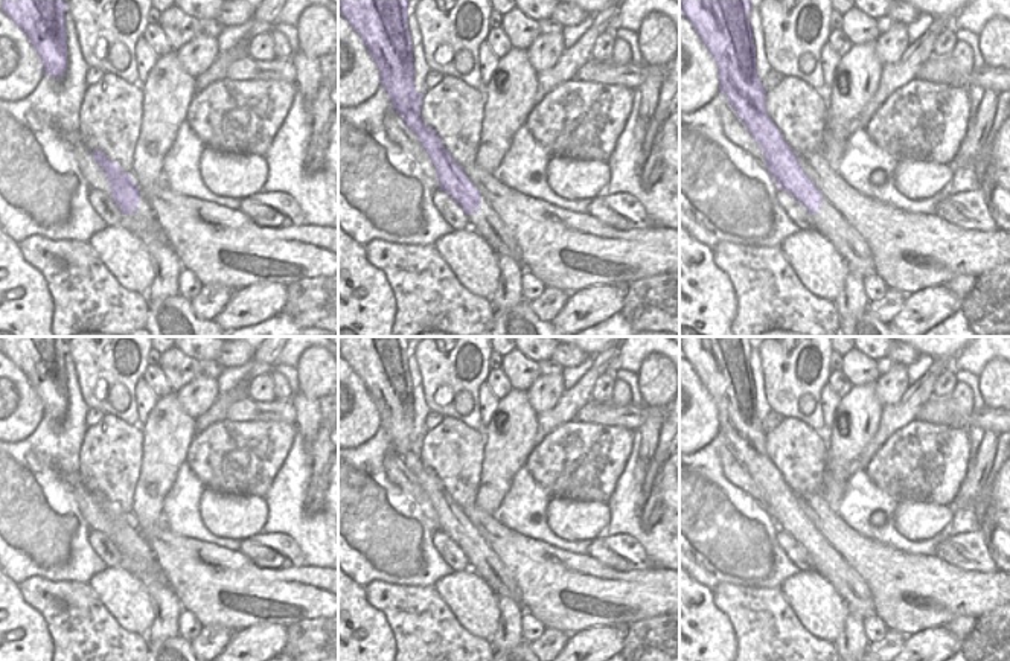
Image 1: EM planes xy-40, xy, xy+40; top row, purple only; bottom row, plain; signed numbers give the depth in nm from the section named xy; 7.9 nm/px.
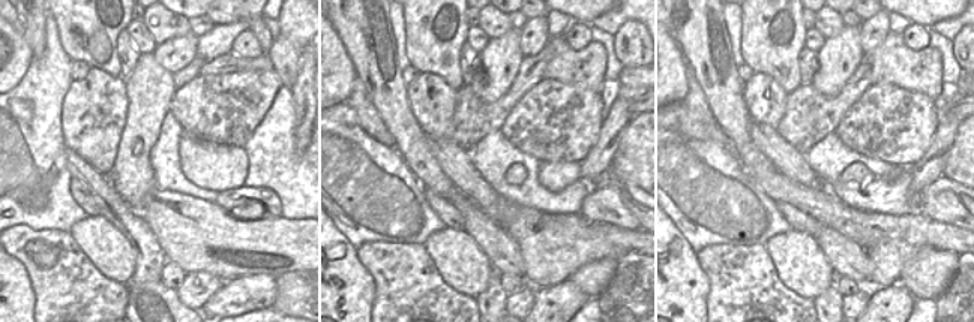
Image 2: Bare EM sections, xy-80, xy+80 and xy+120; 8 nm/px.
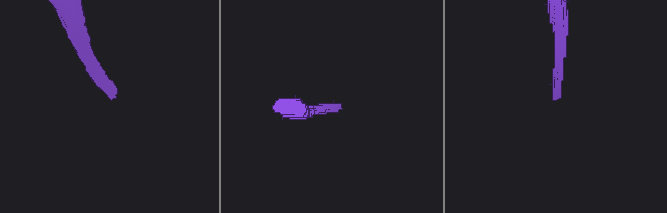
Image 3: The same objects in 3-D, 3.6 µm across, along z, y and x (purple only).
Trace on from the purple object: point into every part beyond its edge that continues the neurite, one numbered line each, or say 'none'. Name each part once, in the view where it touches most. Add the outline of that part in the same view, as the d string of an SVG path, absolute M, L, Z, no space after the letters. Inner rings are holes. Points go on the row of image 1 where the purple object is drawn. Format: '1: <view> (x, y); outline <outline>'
1: xy-40 (145, 215); outline M140 193L140 203L137 204L137 212L136 213L129 213L128 216L139 225L145 225L146 228L149 228L154 236L168 244L168 238L165 235L165 232L161 230L154 210L151 209L148 200Z

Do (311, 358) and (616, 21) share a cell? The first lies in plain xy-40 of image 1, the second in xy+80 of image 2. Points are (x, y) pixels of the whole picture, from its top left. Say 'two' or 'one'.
two

